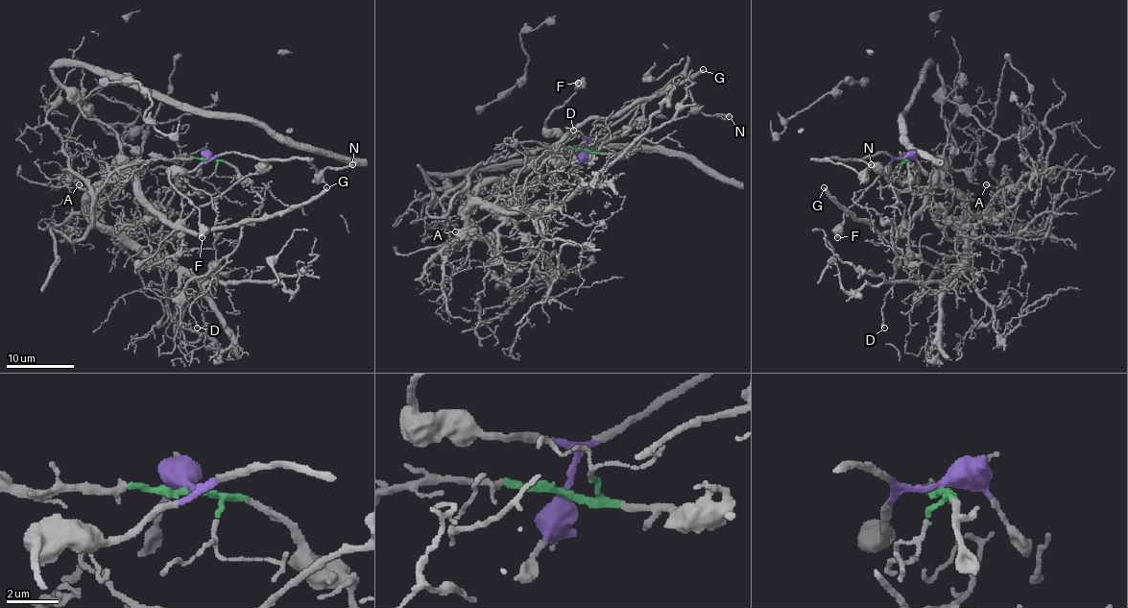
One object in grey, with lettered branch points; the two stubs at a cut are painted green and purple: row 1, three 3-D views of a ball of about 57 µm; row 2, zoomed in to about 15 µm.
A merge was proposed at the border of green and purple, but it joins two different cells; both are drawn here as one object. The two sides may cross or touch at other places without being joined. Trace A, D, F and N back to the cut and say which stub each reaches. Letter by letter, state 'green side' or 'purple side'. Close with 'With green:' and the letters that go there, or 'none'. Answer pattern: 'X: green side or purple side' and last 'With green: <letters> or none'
A: green side
D: green side
F: purple side
N: purple side
With green: A, D

